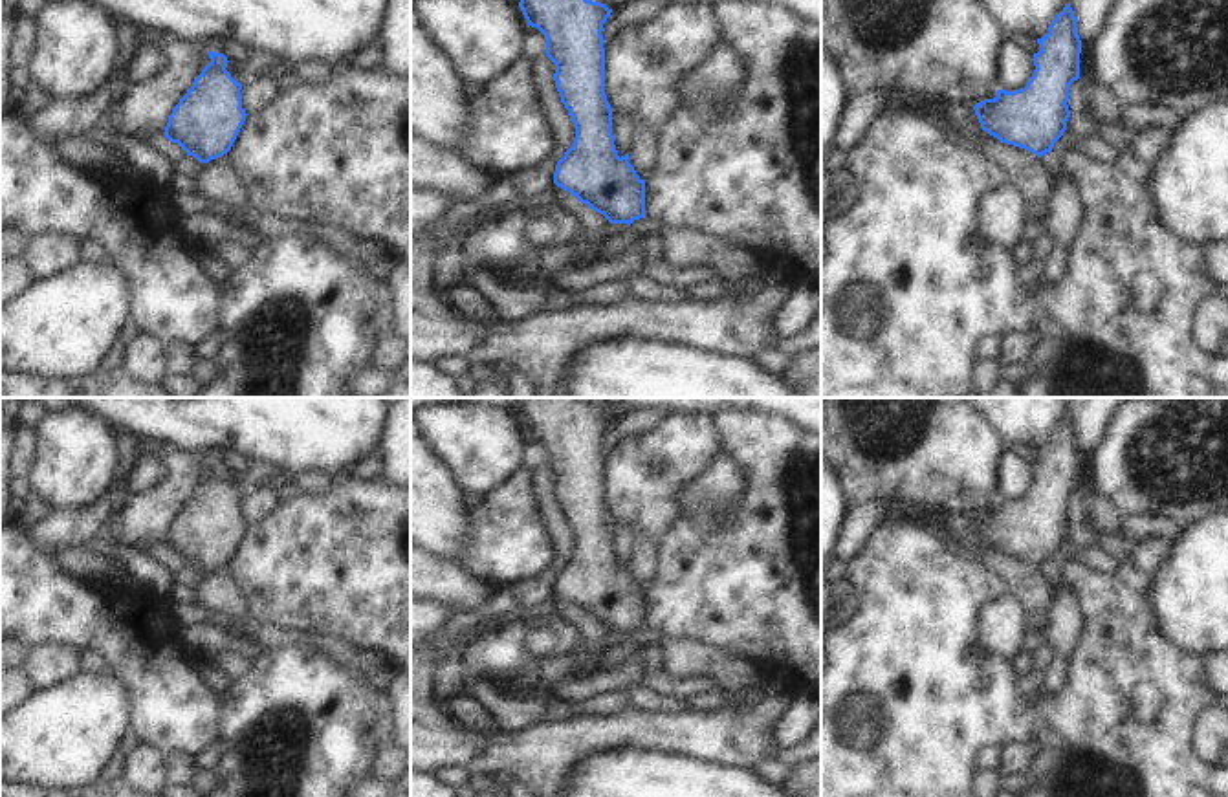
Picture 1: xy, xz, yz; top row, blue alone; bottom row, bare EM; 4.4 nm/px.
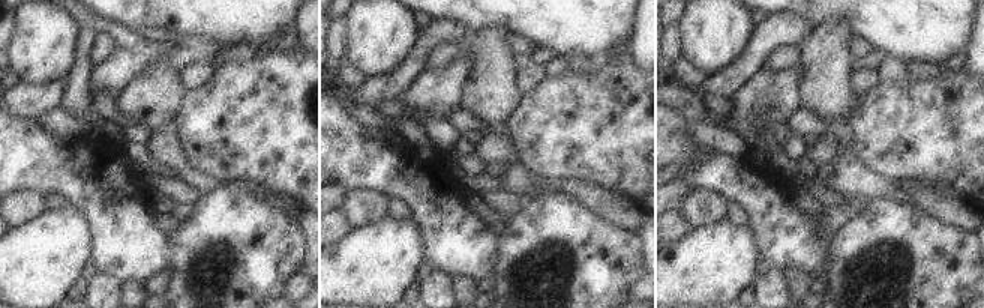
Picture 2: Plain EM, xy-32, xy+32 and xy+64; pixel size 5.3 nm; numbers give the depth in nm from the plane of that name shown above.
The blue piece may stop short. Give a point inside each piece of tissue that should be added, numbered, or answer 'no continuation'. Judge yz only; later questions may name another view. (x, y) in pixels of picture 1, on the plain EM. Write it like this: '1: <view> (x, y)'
no continuation

